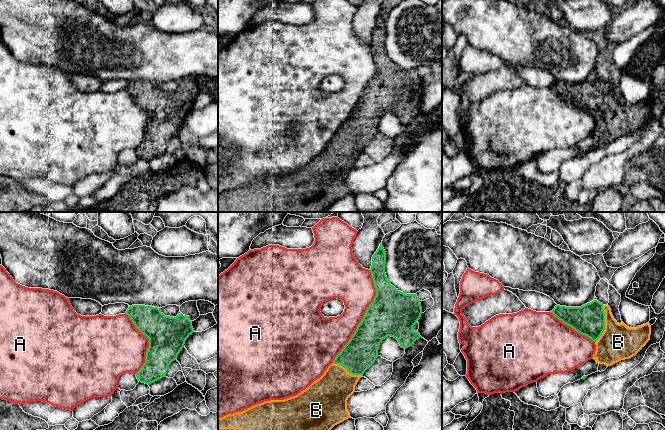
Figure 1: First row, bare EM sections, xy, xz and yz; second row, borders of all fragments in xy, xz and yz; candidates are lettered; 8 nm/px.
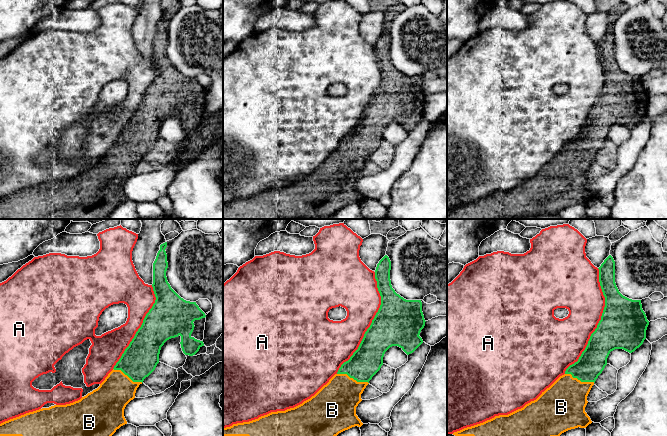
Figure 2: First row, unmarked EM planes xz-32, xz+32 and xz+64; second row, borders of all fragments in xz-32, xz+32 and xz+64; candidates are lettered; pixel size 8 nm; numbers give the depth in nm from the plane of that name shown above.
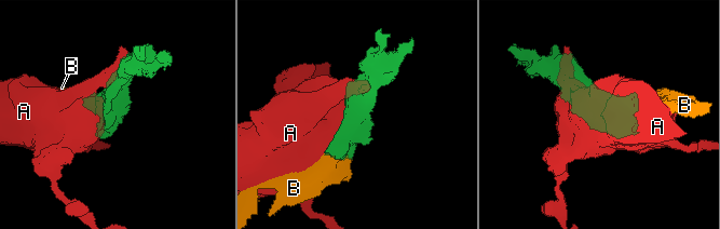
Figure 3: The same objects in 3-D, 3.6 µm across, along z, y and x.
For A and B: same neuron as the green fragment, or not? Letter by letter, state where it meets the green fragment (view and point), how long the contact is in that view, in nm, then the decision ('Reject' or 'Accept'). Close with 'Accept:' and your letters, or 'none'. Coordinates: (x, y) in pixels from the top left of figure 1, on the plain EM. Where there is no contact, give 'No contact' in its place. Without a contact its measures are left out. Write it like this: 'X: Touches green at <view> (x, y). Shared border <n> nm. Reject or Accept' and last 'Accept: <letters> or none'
A: Touches green at xz (364, 92). Shared border 800 nm. Reject
B: Touches green at yz (604, 100). Shared border 320 nm. Accept
Accept: B

